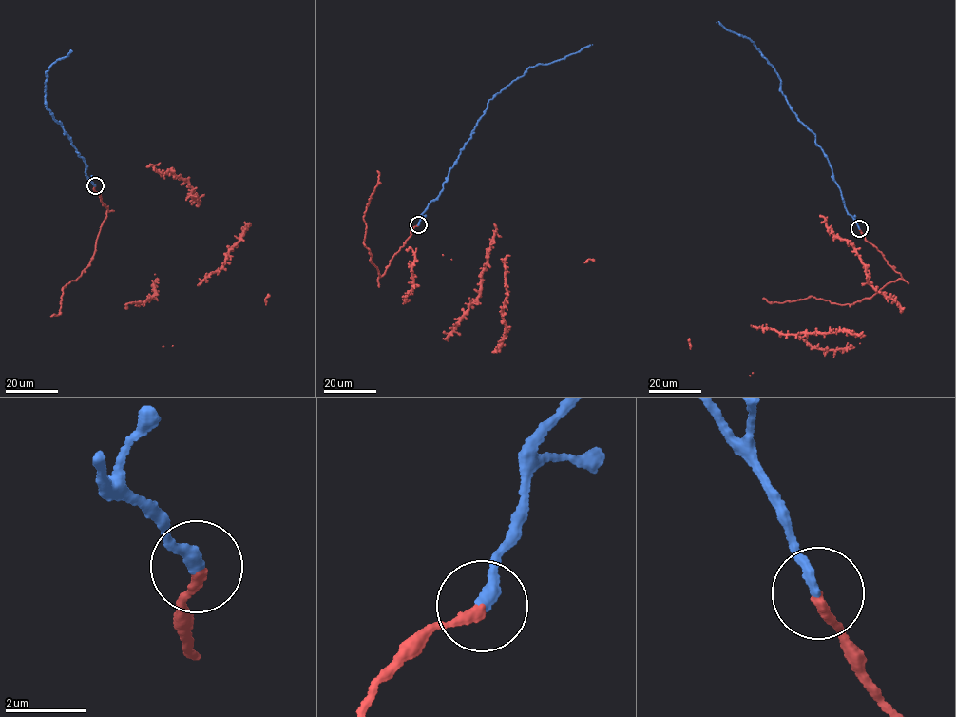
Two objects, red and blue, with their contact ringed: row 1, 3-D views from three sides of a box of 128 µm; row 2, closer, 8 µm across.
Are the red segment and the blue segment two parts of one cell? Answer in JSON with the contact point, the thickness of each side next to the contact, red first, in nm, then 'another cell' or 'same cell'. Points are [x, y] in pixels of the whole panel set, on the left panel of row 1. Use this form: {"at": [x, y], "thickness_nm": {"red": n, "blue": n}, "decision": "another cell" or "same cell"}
{"at": [95, 185], "thickness_nm": {"red": 200, "blue": 280}, "decision": "same cell"}

